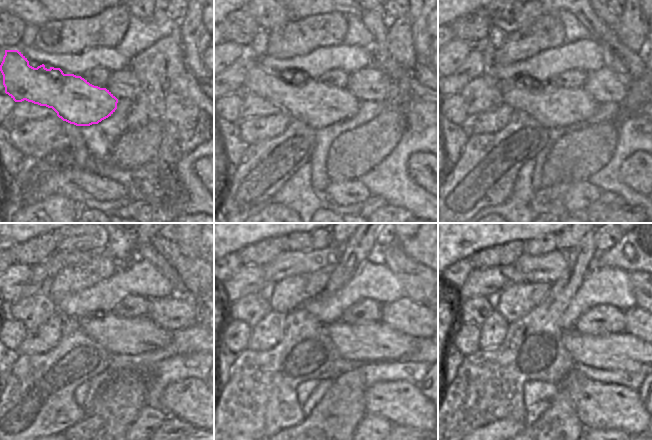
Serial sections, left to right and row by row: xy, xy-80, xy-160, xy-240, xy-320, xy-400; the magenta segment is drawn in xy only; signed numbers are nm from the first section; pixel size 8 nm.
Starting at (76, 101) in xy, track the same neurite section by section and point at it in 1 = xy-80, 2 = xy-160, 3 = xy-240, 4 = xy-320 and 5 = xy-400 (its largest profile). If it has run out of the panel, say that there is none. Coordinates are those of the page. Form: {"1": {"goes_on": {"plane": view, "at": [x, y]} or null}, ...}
{"1": {"goes_on": {"plane": "xy-80", "at": [318, 105]}}, "2": {"goes_on": {"plane": "xy-160", "at": [552, 106]}}, "3": {"goes_on": {"plane": "xy-240", "at": [118, 335]}}, "4": {"goes_on": {"plane": "xy-320", "at": [370, 341]}}, "5": {"goes_on": {"plane": "xy-400", "at": [623, 351]}}}

